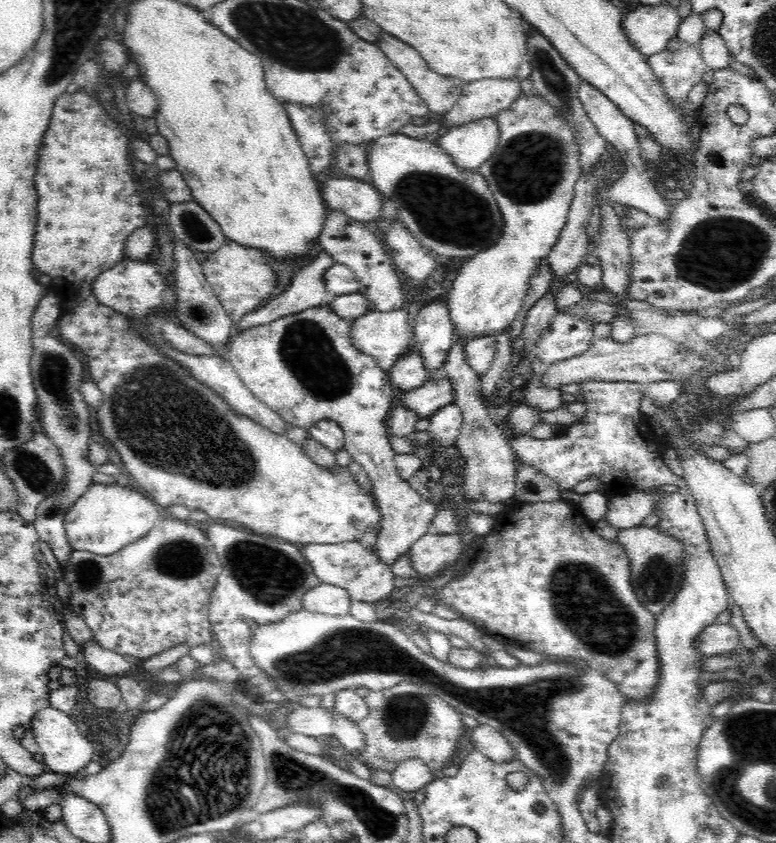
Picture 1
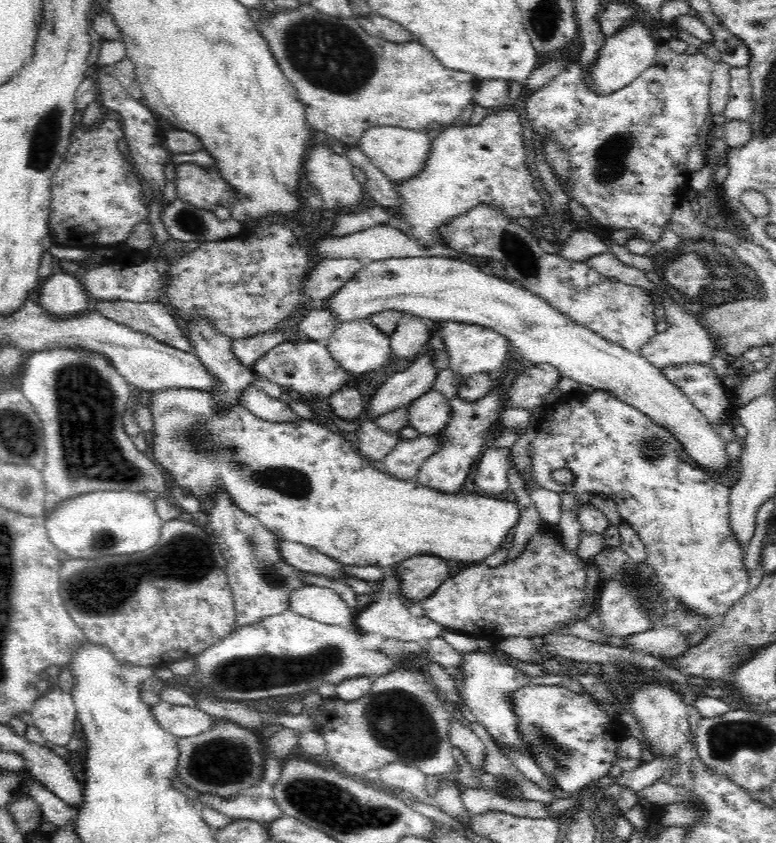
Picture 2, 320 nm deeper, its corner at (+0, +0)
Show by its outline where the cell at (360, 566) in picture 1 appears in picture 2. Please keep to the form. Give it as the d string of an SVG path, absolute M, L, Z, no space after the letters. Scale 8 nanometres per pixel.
M280 540L279 549L282 558L290 564L290 566L309 573L322 574L330 576L330 578L340 578L346 574L342 567L344 564L332 560L323 552L315 548L307 547L306 545Z

